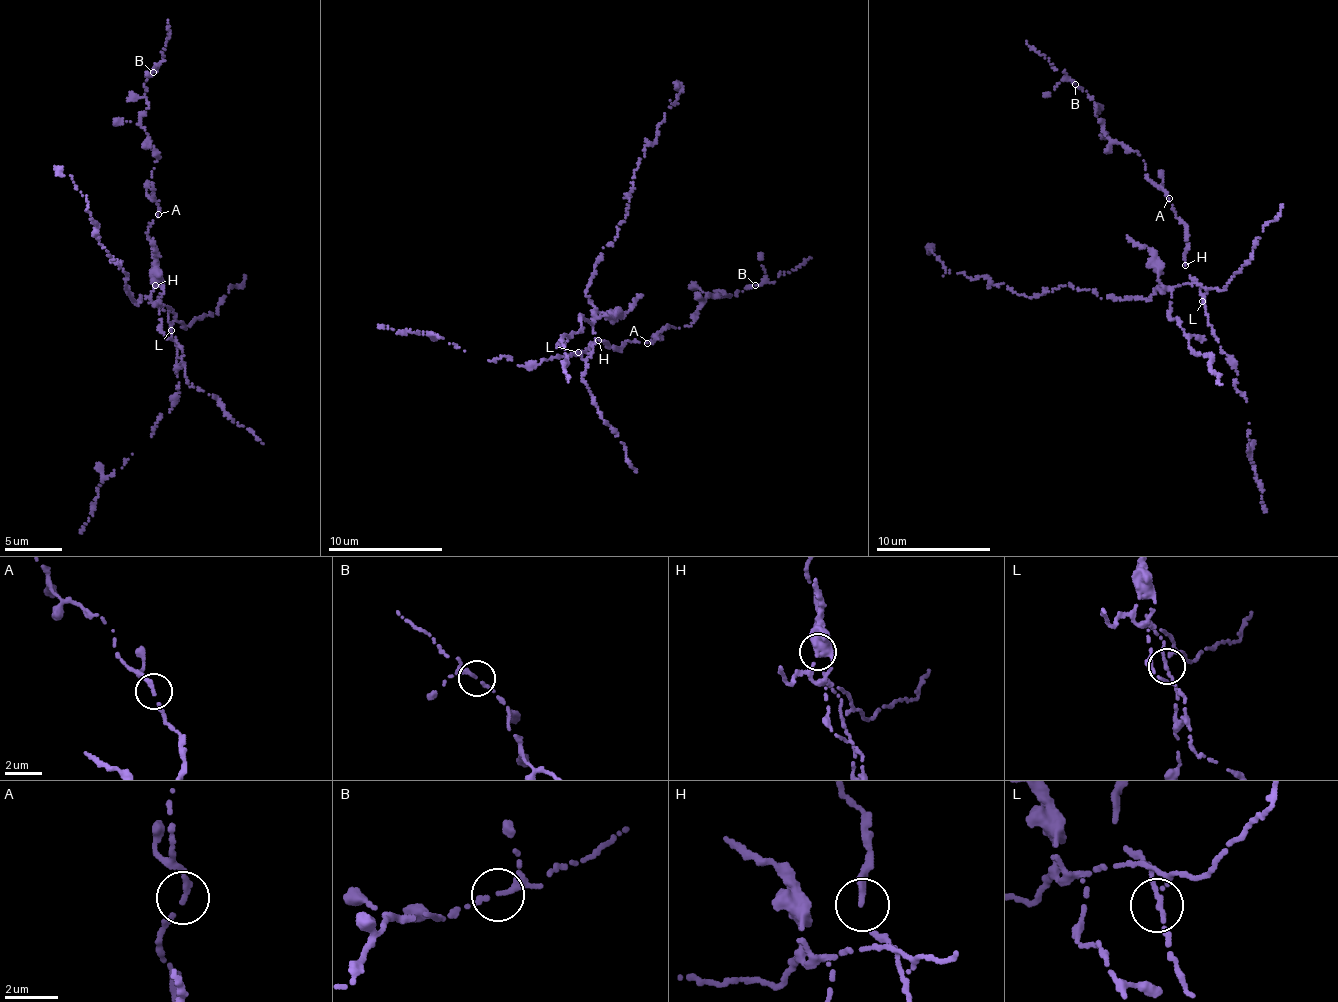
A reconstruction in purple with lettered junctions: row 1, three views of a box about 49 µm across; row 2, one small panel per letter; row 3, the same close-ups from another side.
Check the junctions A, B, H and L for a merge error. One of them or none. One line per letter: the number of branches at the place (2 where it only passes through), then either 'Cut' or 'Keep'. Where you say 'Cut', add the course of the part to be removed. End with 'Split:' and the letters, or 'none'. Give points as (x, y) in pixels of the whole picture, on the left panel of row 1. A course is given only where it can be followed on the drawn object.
A: Branches: 2. Keep
B: Branches: 3. Keep
H: Branches: 2. Keep
L: Branches: 3. Cut. Course of the part to remove: (170, 331), (171, 309), (132, 300), (127, 275), (99, 241), (88, 202), (54, 166)
Split: L

